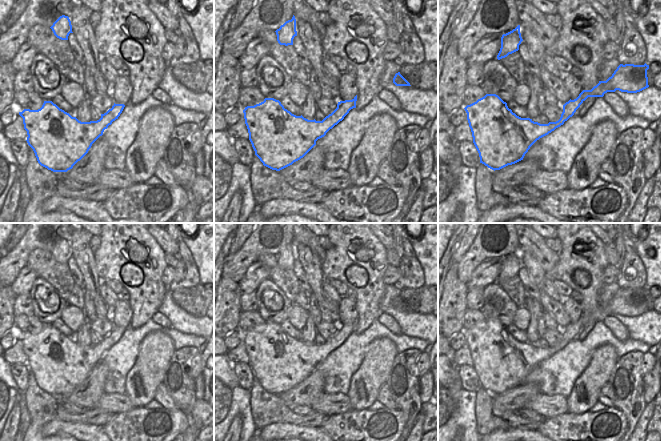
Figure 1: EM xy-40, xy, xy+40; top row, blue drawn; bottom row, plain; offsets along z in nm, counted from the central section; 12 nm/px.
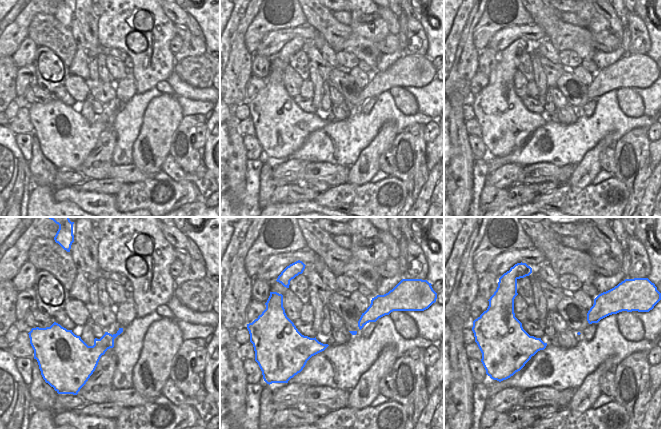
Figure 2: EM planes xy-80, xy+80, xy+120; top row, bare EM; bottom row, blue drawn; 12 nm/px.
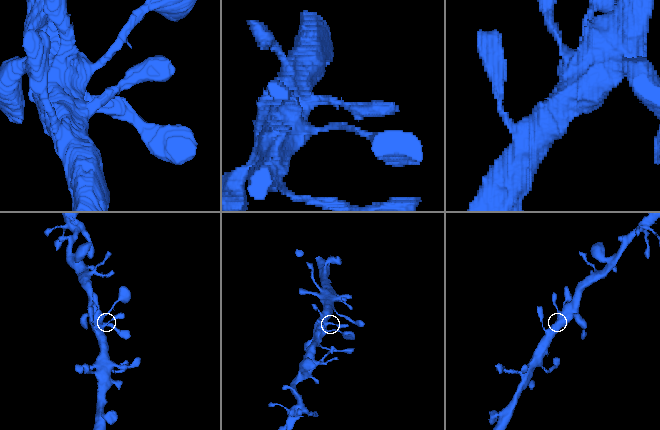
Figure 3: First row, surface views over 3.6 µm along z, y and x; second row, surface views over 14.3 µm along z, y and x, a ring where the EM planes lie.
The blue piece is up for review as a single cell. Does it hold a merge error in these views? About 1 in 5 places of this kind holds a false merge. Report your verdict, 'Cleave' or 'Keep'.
Keep

